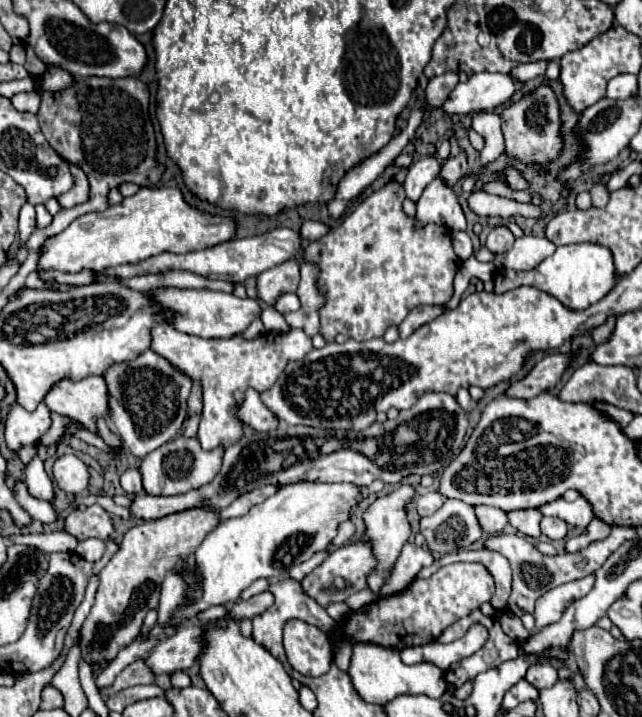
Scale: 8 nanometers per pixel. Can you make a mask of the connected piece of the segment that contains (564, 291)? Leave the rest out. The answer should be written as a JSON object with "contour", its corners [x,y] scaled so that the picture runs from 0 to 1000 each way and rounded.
{"contour":[[[905,338],[905,340],[868,343],[868,349],[855,360],[849,360],[836,374],[821,377],[821,379],[802,379],[802,377],[787,377],[787,374],[774,377],[771,407],[783,410],[805,399],[836,399],[840,404],[871,416],[871,421],[877,421],[889,432],[908,432],[933,421],[958,399],[958,391],[961,391],[961,382],[958,382],[952,349],[936,340]]]}

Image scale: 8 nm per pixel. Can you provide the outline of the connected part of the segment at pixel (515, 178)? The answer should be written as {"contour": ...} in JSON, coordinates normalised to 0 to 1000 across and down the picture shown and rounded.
{"contour":[[[787,232],[783,237],[783,245],[787,245],[787,254],[796,265],[824,265],[824,254],[812,245],[808,237],[802,237],[799,232]]]}

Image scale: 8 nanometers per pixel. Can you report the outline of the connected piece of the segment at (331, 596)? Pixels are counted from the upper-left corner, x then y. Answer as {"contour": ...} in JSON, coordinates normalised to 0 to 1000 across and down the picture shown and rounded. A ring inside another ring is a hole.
{"contour":[[[550,756],[550,759],[537,759],[531,764],[525,764],[522,770],[516,770],[503,787],[497,787],[484,801],[478,801],[469,809],[469,820],[472,826],[488,834],[497,845],[509,848],[516,840],[537,840],[547,828],[572,820],[569,817],[569,803],[575,801],[575,795],[581,795],[584,789],[584,778],[575,767],[575,762],[569,756]]]}

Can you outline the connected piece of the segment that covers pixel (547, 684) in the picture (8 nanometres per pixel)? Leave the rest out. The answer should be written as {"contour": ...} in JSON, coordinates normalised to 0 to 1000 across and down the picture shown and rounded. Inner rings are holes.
{"contour":[[[849,923],[836,929],[824,929],[818,948],[830,954],[836,962],[846,962],[846,960],[858,960],[871,946],[868,946],[868,934],[855,923]]]}

